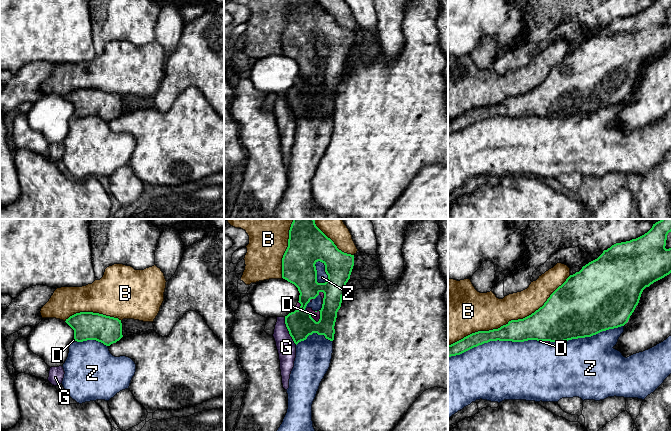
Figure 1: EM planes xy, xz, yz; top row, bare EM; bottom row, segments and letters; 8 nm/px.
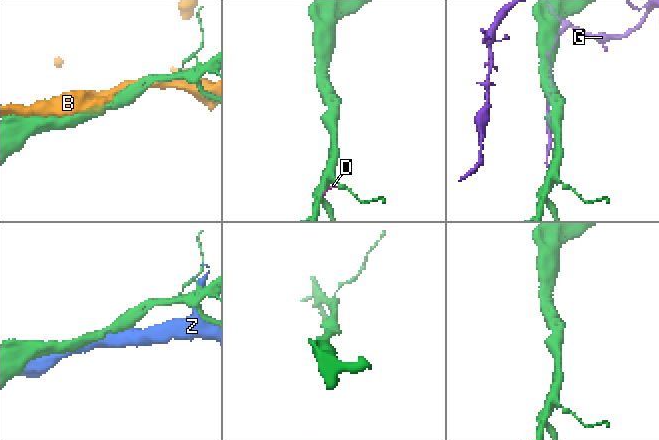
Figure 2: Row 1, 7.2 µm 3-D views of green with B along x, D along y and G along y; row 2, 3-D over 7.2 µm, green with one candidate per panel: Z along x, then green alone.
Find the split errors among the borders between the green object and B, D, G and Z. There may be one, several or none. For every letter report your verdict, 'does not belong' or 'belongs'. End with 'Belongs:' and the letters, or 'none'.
B: does not belong
D: does not belong
G: does not belong
Z: does not belong
Belongs: none

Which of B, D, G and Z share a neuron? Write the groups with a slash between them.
B / D Z / G

